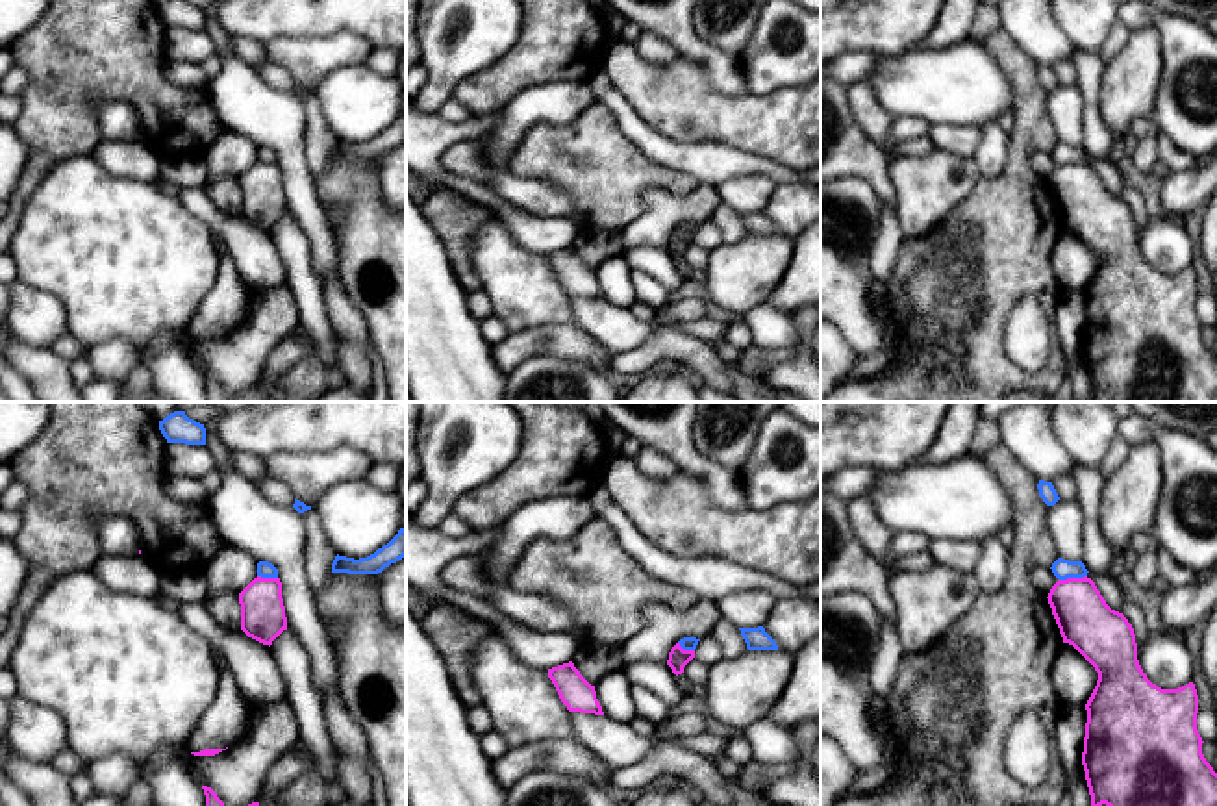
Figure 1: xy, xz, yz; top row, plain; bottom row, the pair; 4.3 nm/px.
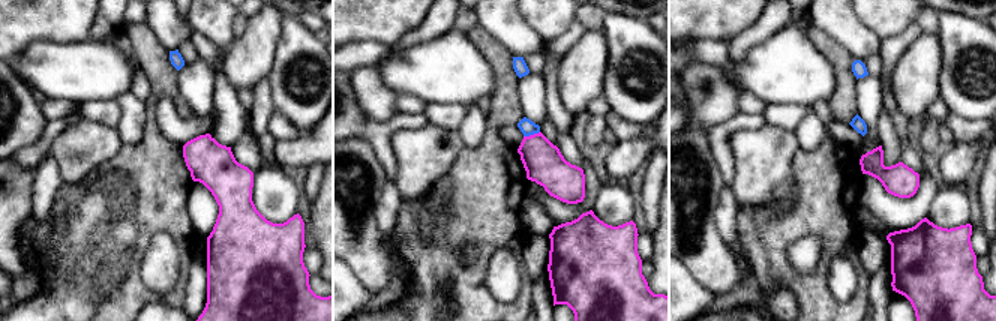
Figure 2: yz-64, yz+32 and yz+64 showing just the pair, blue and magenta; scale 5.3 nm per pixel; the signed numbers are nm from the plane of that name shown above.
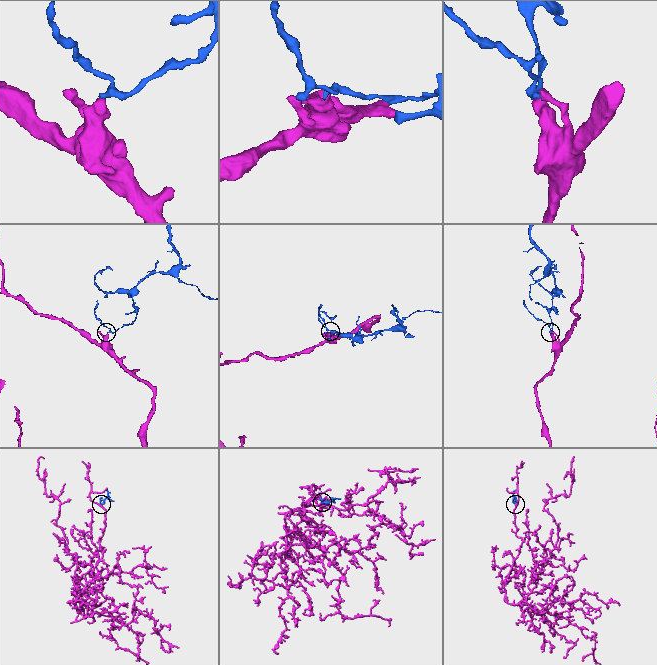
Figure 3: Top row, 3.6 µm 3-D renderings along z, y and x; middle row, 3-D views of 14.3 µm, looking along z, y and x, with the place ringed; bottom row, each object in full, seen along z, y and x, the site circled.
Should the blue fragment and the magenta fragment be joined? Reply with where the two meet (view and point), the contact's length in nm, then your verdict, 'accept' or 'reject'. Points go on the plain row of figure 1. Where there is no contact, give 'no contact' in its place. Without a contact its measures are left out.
meets blue in yz at (1071, 162); contact 130 nm long; reject

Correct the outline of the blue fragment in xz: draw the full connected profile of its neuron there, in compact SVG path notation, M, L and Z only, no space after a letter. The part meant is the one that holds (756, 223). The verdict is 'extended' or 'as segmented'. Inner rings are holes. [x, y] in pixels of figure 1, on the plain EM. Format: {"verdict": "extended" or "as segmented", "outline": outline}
{"verdict": "as segmented", "outline": "M763 211L739 215L748 235L778 235L776 226L765 217Z"}

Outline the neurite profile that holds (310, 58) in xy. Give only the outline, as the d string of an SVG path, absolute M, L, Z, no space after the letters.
M359 35L278 37L265 44L269 61L282 65L296 85L315 93L319 83L335 69L365 65L372 44Z

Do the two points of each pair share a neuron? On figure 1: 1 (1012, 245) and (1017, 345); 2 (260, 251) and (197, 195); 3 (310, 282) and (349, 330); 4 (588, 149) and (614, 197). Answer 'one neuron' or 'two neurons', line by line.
1: two neurons
2: one neuron
3: two neurons
4: one neuron

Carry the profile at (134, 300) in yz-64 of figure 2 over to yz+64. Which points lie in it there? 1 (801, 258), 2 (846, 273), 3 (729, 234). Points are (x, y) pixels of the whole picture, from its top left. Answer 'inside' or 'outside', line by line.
1: outside
2: outside
3: outside

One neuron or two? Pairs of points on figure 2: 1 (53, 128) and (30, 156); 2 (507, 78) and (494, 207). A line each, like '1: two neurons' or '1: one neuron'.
1: one neuron
2: one neuron

